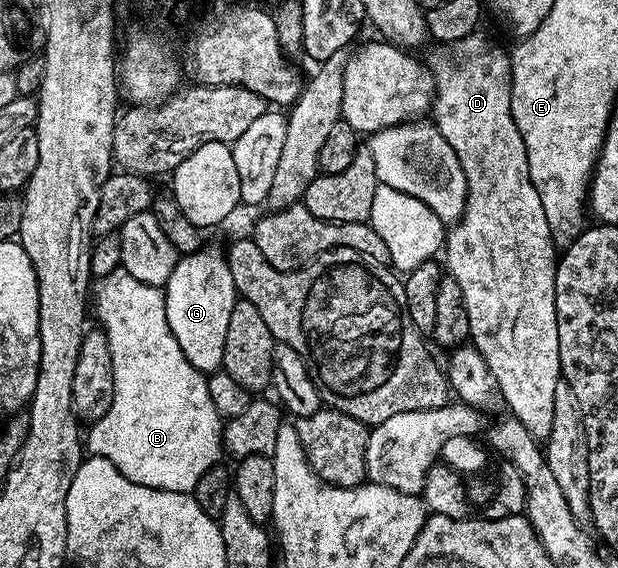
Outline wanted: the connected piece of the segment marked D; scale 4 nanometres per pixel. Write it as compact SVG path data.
M483 30L471 31L466 37L454 41L450 49L436 49L432 56L426 60L432 76L432 86L434 94L432 96L431 118L436 124L436 128L450 141L450 149L458 157L462 165L462 173L466 175L466 189L468 196L464 201L464 213L459 220L451 224L447 232L442 248L443 262L446 264L447 274L458 281L458 286L462 288L462 301L466 305L466 317L470 321L468 337L471 346L476 348L477 353L486 361L486 365L492 374L492 380L496 383L499 398L504 398L504 403L509 407L511 418L526 429L526 433L537 441L546 441L550 437L550 425L554 421L554 389L562 381L560 374L560 358L558 357L558 313L554 305L556 296L556 265L558 262L558 249L556 251L552 230L546 221L546 209L542 209L542 201L538 197L538 189L534 189L530 169L528 168L528 158L526 157L526 145L516 128L516 122L512 116L512 57L507 50L503 51L492 39L487 39L483 35Z

